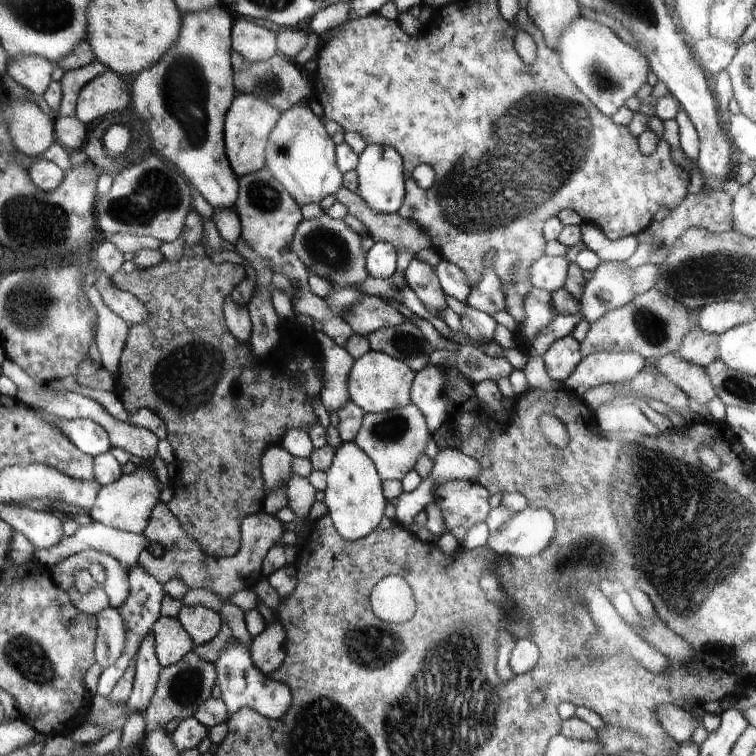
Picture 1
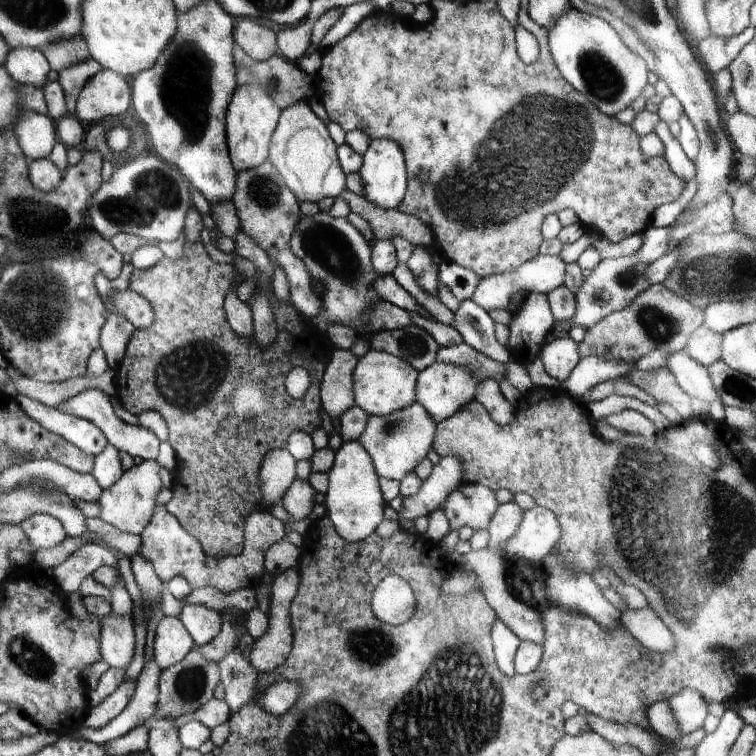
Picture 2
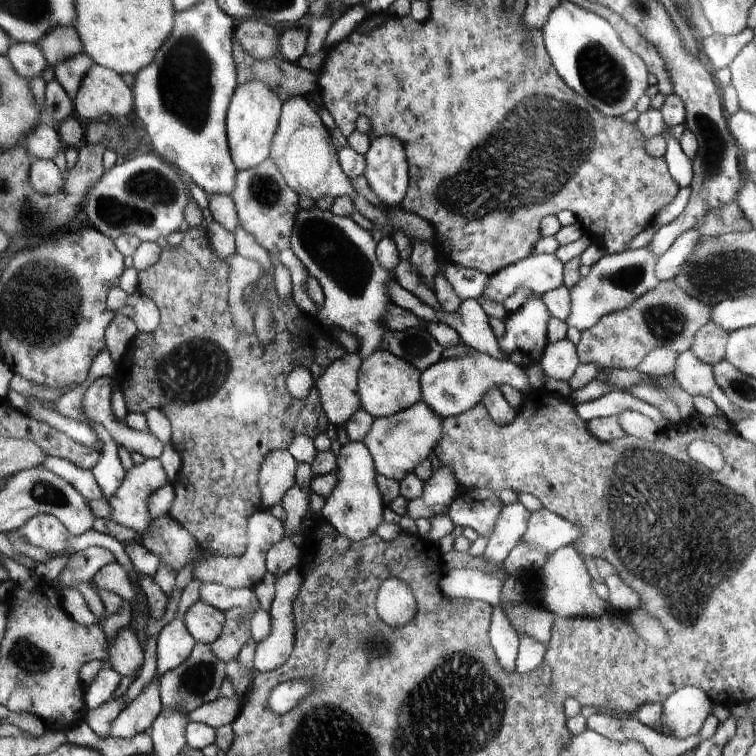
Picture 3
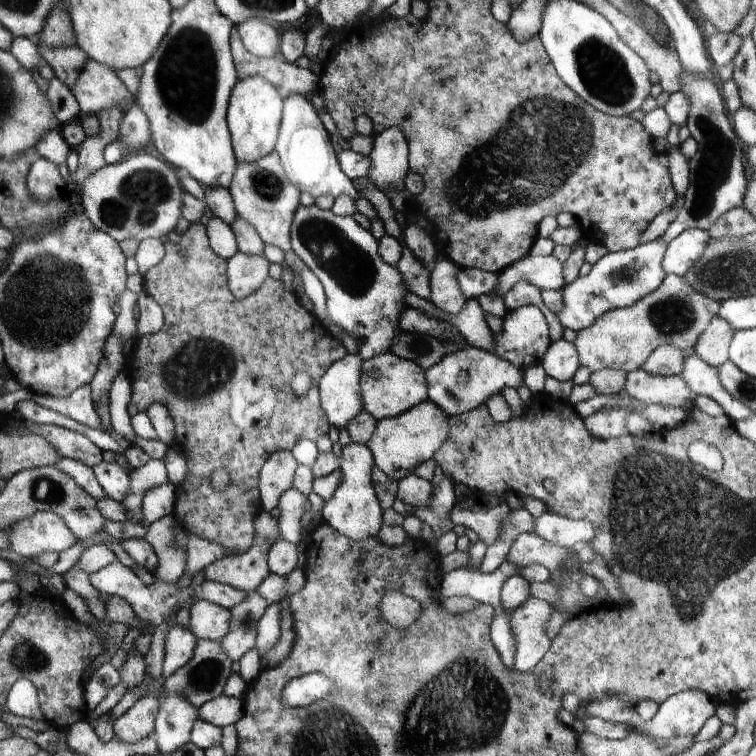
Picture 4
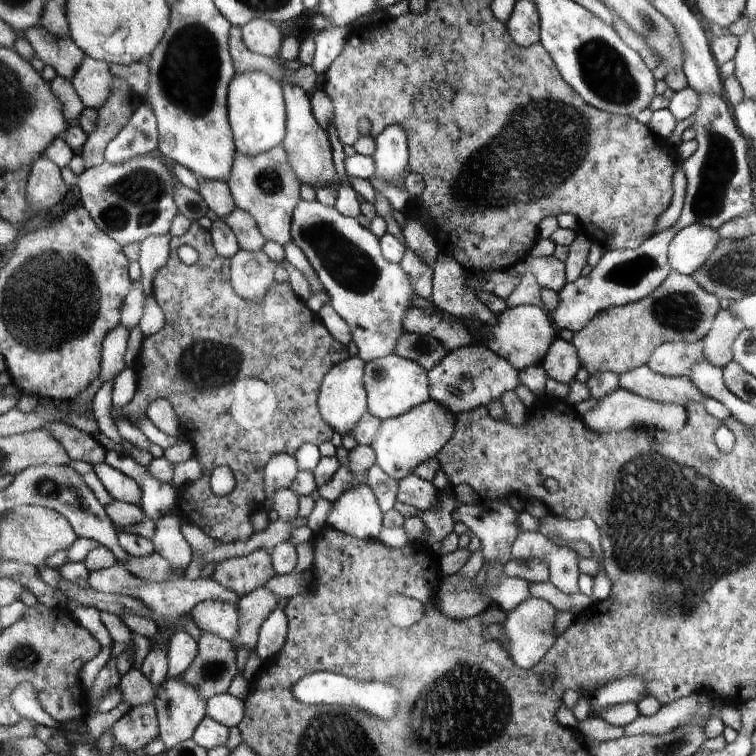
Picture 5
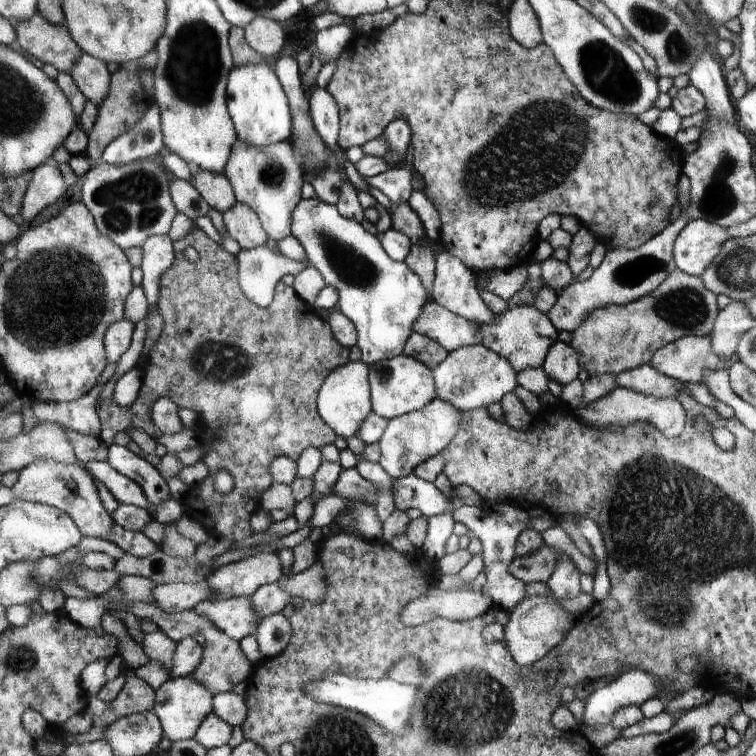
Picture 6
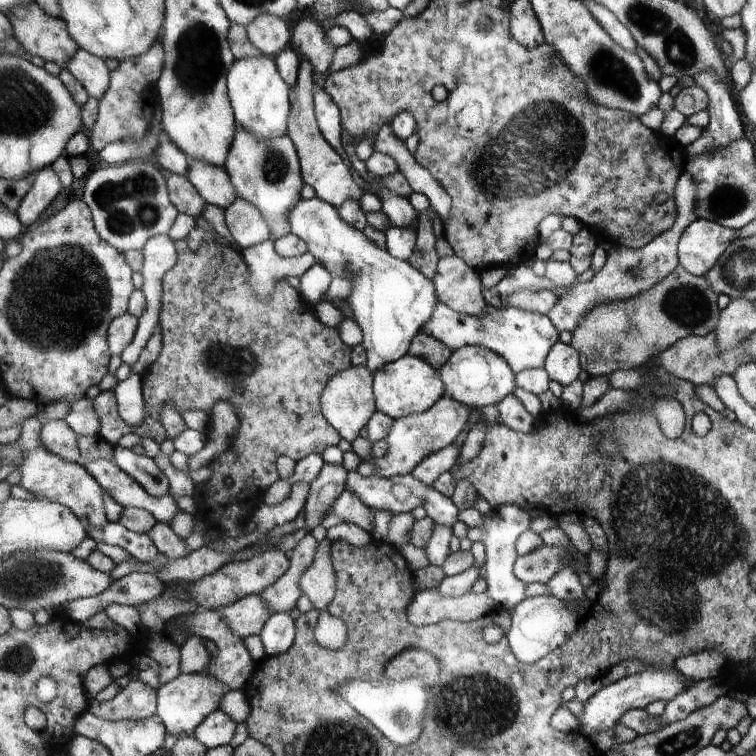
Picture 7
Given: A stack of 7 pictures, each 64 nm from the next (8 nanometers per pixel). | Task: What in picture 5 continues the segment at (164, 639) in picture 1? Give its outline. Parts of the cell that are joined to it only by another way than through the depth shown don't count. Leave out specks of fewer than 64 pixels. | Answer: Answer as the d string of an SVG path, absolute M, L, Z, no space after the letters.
M186 631L176 632L169 642L169 678L178 679L192 666L199 645Z

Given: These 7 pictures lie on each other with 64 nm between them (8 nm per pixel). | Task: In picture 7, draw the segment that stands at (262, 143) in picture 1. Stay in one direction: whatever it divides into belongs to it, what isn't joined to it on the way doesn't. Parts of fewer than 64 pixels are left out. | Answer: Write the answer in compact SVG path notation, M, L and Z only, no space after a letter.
M260 54L235 60L226 77L228 96L238 125L262 138L287 134L292 105L290 90L272 56Z

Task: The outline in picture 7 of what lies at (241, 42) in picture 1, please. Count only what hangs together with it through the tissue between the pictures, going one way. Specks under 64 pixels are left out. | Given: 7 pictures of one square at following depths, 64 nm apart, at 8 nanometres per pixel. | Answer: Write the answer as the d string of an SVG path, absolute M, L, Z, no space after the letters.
M261 14L246 27L248 38L262 55L276 57L290 42L286 22L276 15Z

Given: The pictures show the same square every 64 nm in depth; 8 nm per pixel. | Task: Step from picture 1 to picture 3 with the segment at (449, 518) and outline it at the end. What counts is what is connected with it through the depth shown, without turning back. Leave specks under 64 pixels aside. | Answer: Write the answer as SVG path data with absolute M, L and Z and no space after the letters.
M462 488L451 502L447 514L455 526L469 526L489 540L503 506L498 493L492 489Z

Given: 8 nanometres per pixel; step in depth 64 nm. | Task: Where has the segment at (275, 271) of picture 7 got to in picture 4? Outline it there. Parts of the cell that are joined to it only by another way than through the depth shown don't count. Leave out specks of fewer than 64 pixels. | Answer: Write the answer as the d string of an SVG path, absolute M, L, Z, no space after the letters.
M238 251L227 260L227 285L237 299L255 293L267 278L270 262L264 255Z

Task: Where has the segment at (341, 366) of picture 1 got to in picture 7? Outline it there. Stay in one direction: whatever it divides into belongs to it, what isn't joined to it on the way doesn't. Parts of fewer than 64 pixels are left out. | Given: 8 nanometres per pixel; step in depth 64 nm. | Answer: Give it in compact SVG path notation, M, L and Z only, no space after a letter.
M366 365L350 366L336 375L323 390L321 411L344 440L350 443L356 440L360 430L369 423L370 417L377 411L377 402L373 392L373 372Z

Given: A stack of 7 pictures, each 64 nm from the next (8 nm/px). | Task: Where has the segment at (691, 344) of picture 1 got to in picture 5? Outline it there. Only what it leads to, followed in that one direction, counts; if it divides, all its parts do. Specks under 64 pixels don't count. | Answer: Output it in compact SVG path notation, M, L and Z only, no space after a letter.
M720 309L705 342L705 360L723 369L733 360L733 346L745 324L730 309Z

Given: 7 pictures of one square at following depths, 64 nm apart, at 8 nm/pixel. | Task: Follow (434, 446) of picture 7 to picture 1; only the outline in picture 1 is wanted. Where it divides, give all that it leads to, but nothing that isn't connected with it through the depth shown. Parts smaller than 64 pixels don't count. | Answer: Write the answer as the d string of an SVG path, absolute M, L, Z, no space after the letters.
M414 404L378 413L365 413L363 426L356 434L354 444L372 460L380 479L403 481L404 476L415 468L432 434L428 430L423 412Z

